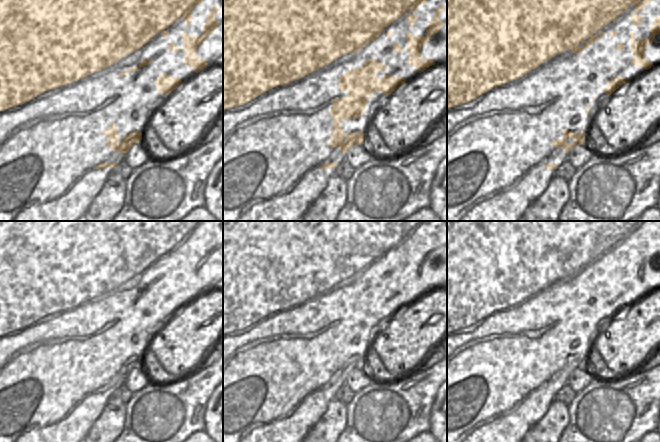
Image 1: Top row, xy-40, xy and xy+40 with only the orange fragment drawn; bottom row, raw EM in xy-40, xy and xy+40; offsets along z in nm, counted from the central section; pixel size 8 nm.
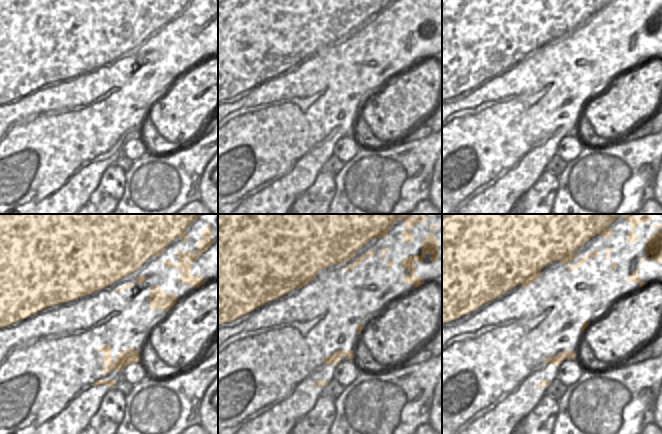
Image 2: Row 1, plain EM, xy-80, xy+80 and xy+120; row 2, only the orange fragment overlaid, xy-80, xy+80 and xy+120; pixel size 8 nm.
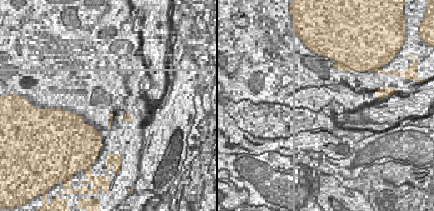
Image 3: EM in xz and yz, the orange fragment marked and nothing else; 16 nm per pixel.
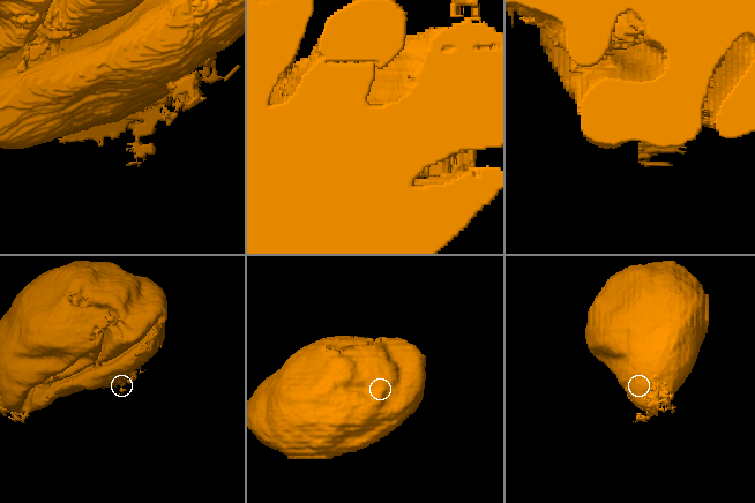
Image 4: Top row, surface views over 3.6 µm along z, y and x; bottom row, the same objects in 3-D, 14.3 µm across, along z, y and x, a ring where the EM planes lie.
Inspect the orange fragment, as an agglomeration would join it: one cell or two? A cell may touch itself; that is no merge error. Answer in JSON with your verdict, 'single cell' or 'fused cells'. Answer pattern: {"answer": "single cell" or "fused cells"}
{"answer": "single cell"}

